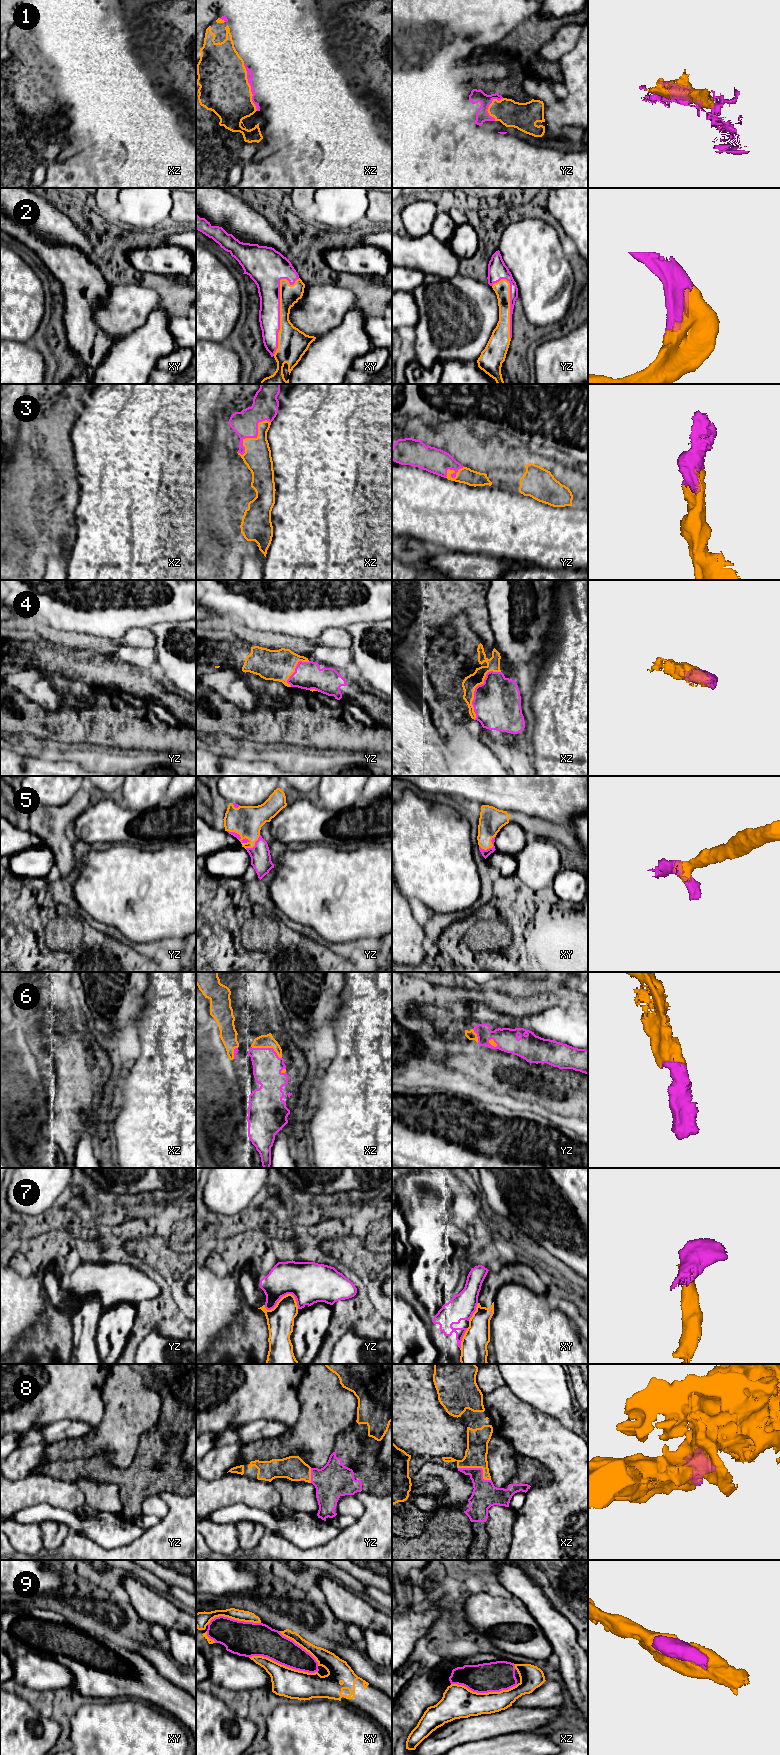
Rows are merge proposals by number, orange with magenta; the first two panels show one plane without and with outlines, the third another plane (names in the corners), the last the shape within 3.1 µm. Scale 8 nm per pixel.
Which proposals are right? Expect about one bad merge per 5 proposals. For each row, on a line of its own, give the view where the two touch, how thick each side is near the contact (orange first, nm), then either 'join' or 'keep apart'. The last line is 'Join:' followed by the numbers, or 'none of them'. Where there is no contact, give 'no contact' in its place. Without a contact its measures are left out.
1: xz | 400/50 nm | join
2: xy | 190/190 nm | join
3: xz | 220/200 nm | join
4: xz | 120/380 nm | join
5: xy | 200/60 nm | join
6: xz | 110/240 nm | join
7: yz | 220/340 nm | keep apart
8: xz | 180/200 nm | join
9: xy | 240/240 nm | join
Join: 1, 2, 3, 4, 5, 6, 8, 9

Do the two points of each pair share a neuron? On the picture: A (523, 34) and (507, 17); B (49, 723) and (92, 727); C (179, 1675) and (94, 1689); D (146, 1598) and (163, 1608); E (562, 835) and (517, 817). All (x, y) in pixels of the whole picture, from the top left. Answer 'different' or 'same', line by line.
A: different
B: same
C: different
D: same
E: same

